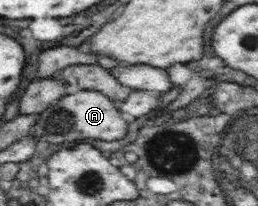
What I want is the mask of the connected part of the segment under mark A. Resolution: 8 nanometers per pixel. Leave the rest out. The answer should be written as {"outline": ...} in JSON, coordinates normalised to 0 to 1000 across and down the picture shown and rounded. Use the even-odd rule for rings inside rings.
{"outline":[[[318,432],[287,456],[256,456],[213,490],[209,529],[256,539],[287,578],[279,626],[248,655],[256,684],[310,684],[310,675],[450,684],[450,675],[488,665],[496,646],[500,597],[473,578],[465,534],[446,515],[446,495],[364,432]]]}

